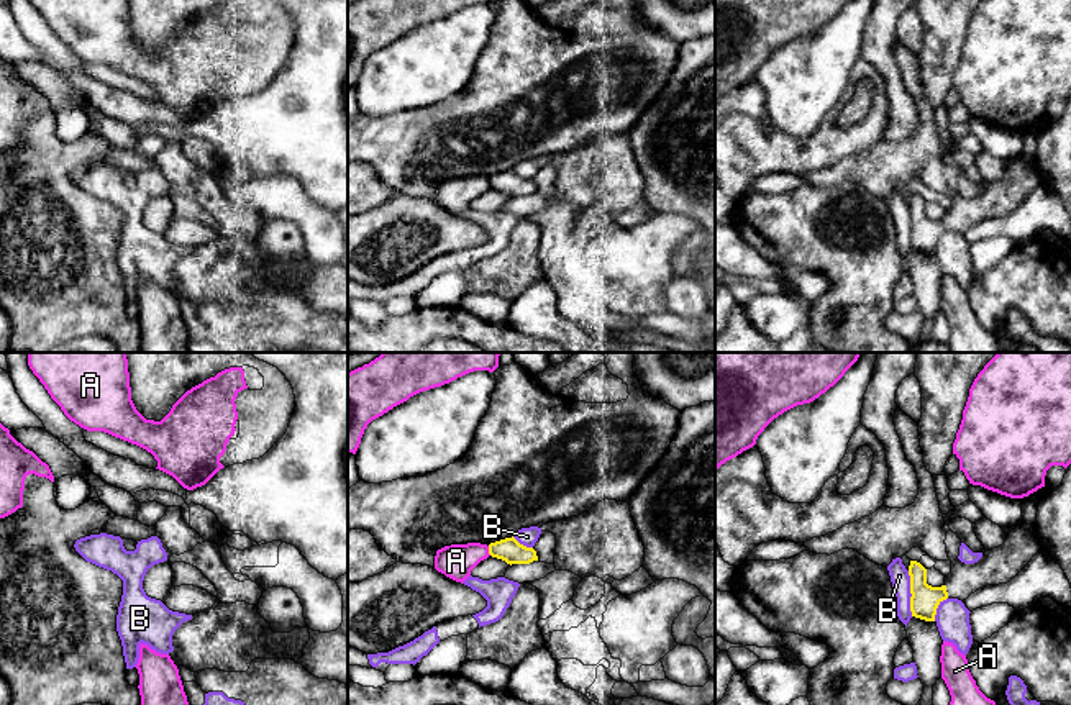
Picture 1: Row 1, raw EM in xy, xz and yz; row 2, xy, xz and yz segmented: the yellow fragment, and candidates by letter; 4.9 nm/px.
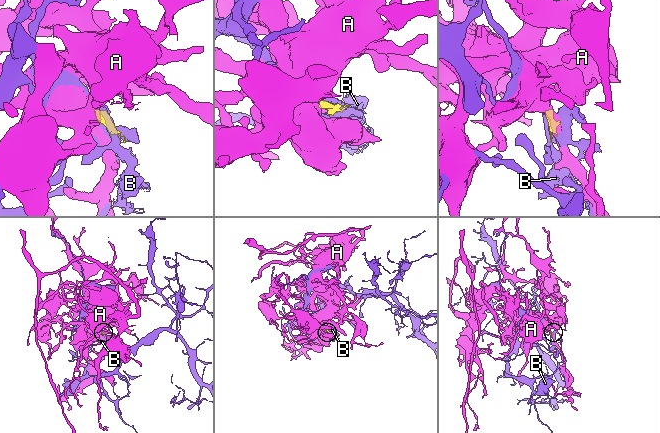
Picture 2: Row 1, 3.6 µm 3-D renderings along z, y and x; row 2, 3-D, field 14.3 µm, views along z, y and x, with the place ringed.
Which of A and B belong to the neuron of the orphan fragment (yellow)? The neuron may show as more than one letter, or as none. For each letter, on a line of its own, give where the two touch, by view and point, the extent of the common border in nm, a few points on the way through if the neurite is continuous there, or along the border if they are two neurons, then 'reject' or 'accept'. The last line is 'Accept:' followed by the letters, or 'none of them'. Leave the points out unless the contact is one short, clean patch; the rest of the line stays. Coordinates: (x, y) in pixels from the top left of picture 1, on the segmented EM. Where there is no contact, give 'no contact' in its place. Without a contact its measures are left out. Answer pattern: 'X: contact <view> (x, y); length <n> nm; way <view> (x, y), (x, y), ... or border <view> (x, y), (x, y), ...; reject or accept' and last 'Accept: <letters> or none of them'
A: contact xz (489, 551); length 50 nm; border xz (487, 546), (491, 554); reject
B: contact yz (911, 592); length 220 nm; reject
Accept: none of them

